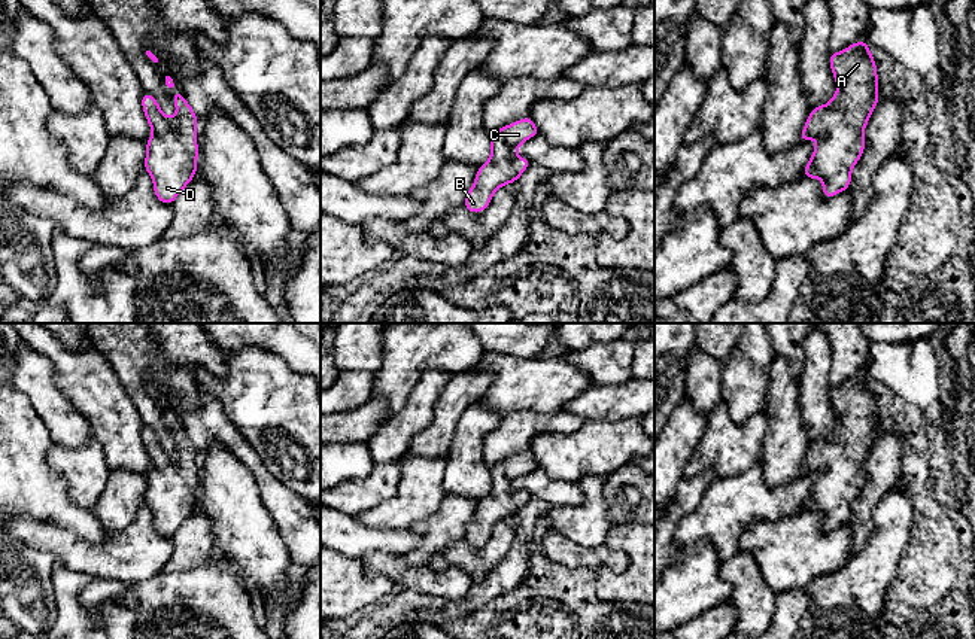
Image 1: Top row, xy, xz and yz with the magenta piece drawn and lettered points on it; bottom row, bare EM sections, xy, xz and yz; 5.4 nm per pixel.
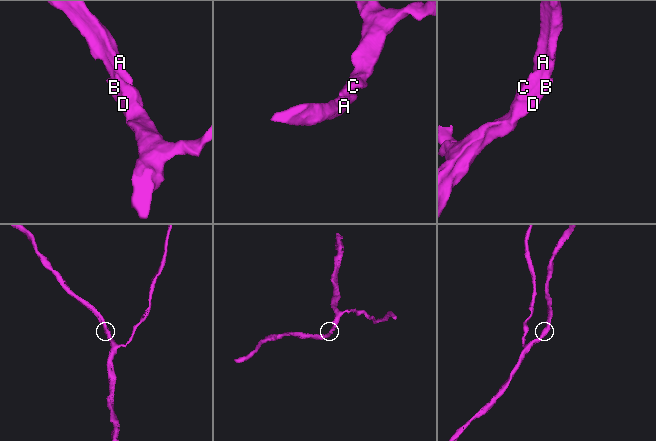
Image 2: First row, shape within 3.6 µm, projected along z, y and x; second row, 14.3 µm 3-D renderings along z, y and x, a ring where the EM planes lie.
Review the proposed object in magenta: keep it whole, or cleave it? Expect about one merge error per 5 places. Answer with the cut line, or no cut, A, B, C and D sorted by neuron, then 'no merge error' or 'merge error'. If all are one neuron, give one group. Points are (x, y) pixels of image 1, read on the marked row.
no cut; A B C D; no merge error

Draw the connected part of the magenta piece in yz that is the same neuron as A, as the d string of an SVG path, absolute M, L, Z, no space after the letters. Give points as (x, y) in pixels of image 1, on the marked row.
M866 40L856 42L842 52L832 52L829 63L838 83L836 92L826 106L821 104L811 110L799 137L799 142L817 140L814 153L802 176L821 179L826 198L850 188L851 170L866 146L866 139L863 137L865 127L878 104L877 66Z

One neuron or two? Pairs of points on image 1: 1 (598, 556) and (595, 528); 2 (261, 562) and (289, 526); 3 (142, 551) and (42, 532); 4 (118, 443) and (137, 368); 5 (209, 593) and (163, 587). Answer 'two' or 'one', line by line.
1: two
2: two
3: one
4: two
5: one

